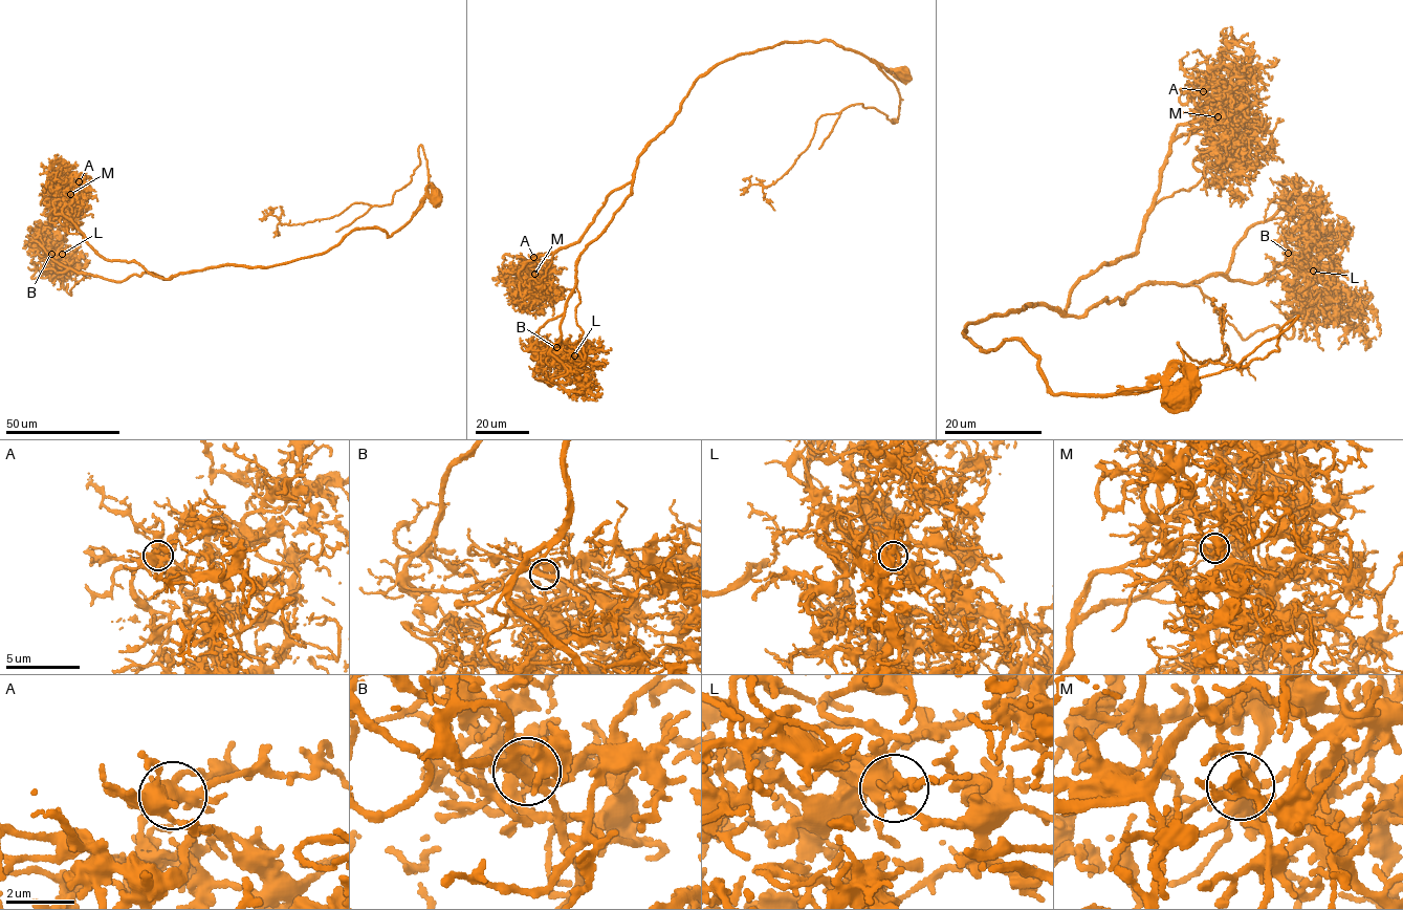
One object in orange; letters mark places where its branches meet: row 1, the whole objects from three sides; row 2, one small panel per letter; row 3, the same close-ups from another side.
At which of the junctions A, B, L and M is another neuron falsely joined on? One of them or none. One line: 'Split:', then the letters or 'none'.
Split: none

